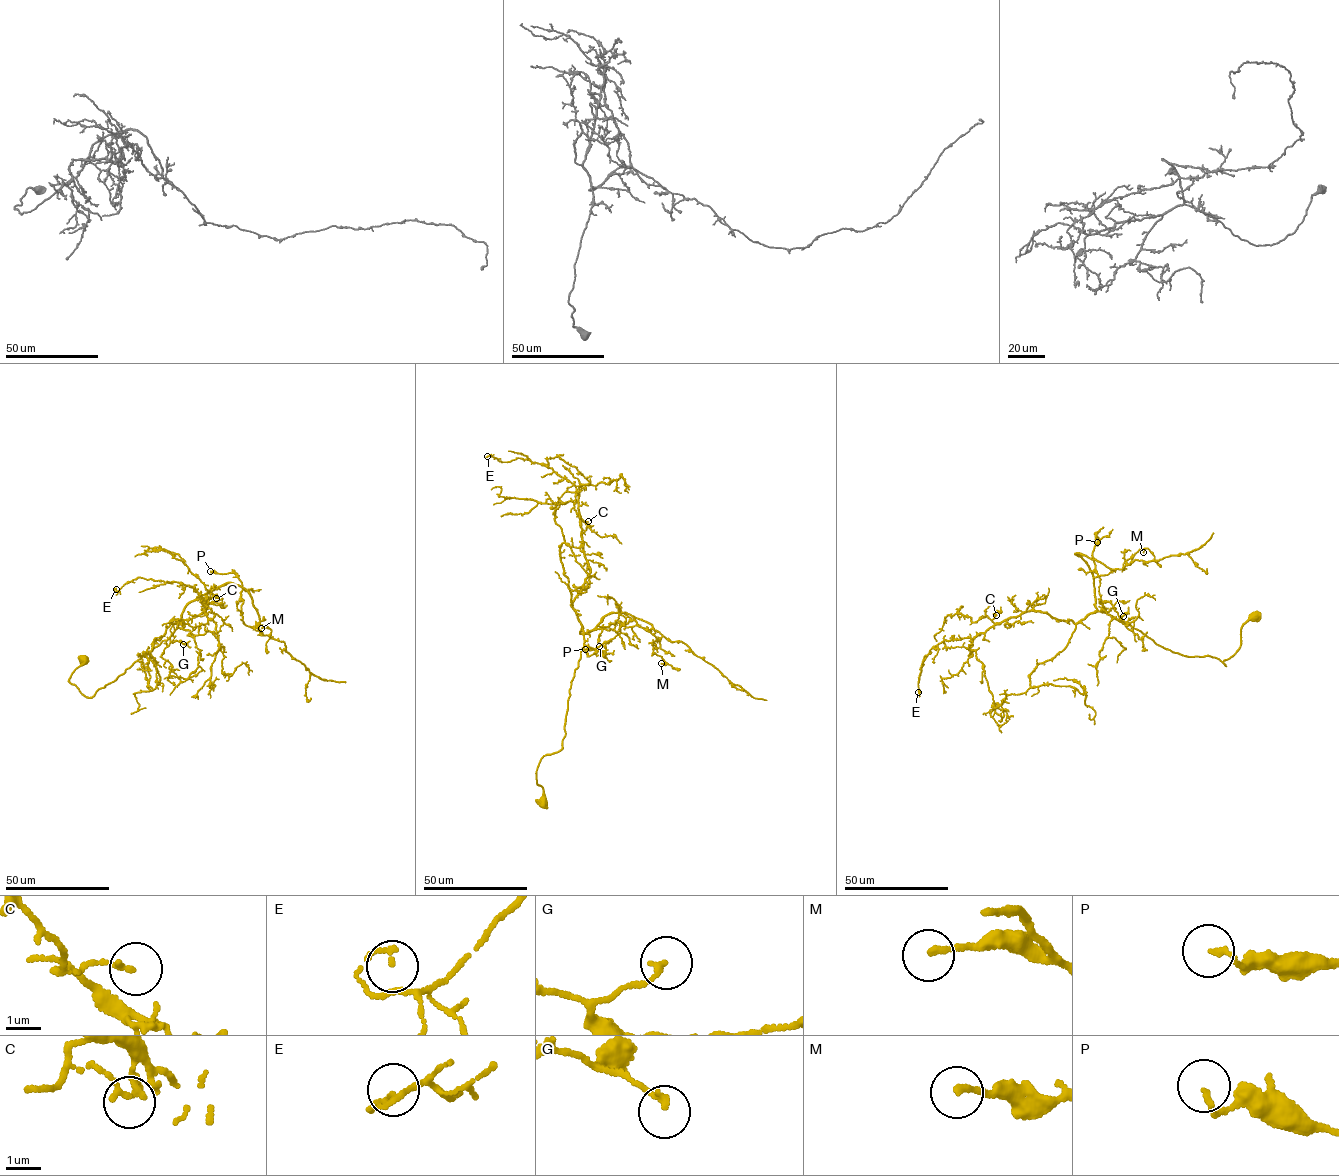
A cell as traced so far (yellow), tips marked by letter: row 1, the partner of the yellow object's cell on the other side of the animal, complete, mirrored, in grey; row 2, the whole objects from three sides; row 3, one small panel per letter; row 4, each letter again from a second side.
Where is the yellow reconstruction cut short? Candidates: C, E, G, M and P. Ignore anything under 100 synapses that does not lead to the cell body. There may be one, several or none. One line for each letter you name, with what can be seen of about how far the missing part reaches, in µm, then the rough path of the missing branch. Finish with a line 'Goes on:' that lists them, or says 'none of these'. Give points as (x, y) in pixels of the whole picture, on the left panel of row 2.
Goes on: none of these

